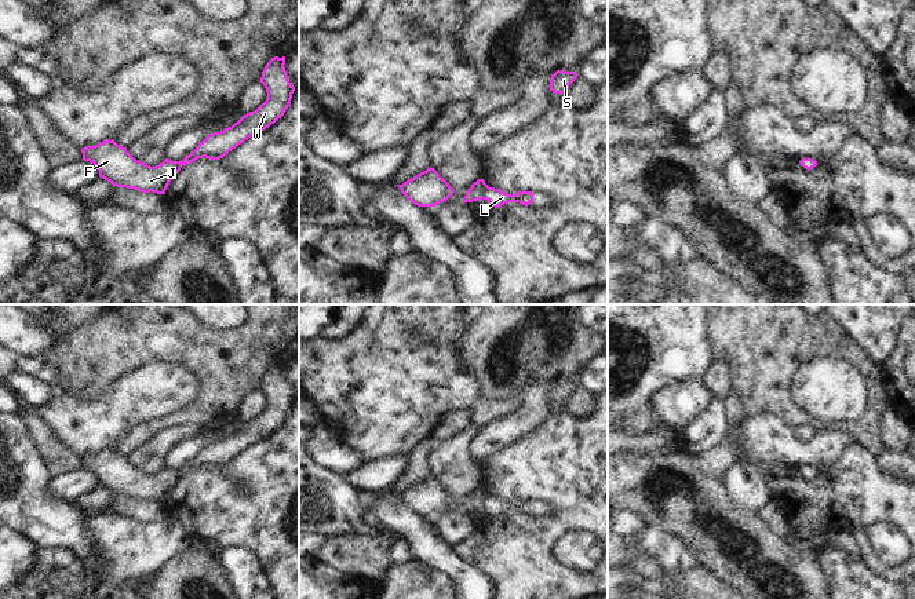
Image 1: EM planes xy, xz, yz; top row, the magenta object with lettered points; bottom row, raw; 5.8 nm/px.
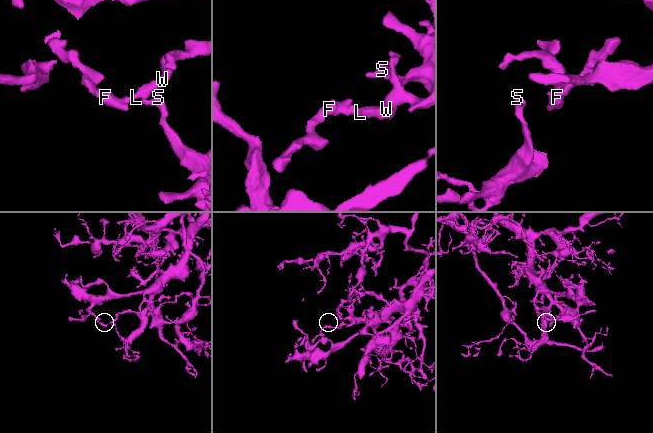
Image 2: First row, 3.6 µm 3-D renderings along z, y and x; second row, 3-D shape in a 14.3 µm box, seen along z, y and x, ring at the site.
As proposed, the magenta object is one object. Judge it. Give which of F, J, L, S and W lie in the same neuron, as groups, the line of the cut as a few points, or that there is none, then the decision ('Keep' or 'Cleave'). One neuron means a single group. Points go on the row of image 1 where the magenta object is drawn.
Groups: F J L S W. No split. Keep

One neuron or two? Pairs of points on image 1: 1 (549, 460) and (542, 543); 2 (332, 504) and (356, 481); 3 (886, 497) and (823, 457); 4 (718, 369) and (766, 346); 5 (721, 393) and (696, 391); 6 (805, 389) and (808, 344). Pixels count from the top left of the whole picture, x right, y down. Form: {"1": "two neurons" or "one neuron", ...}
{"1": "one neuron", "2": "two neurons", "3": "two neurons", "4": "two neurons", "5": "two neurons", "6": "two neurons"}

